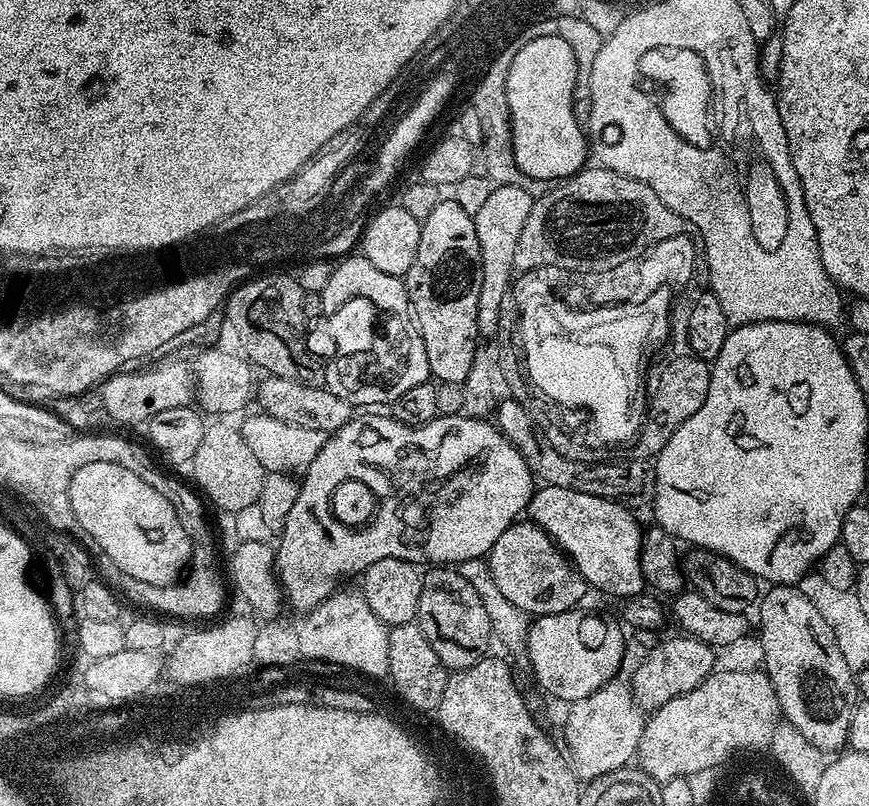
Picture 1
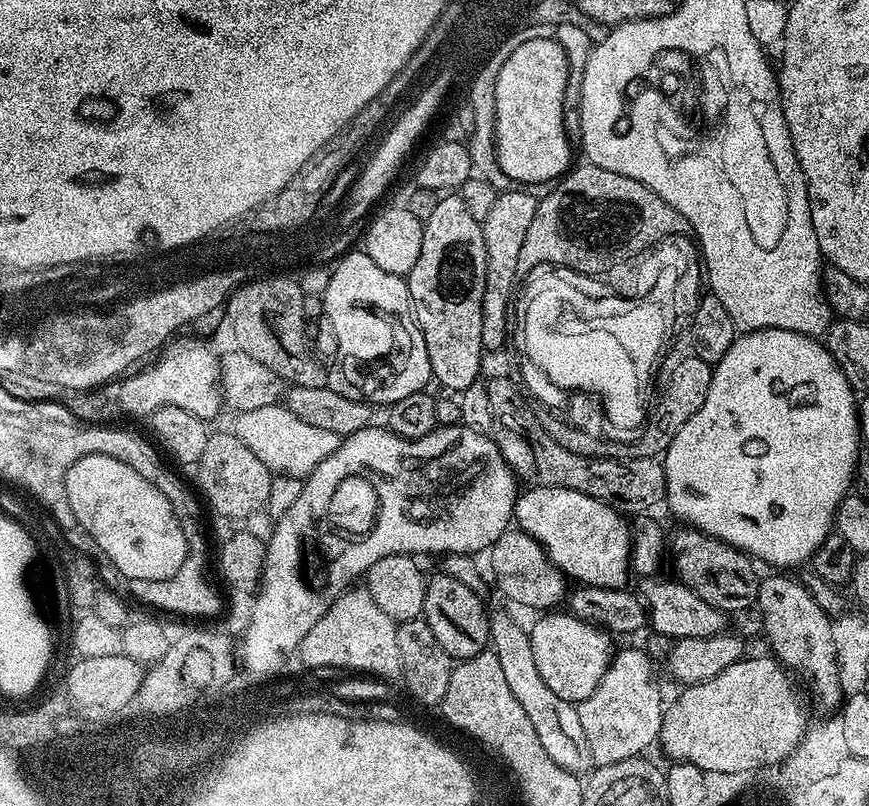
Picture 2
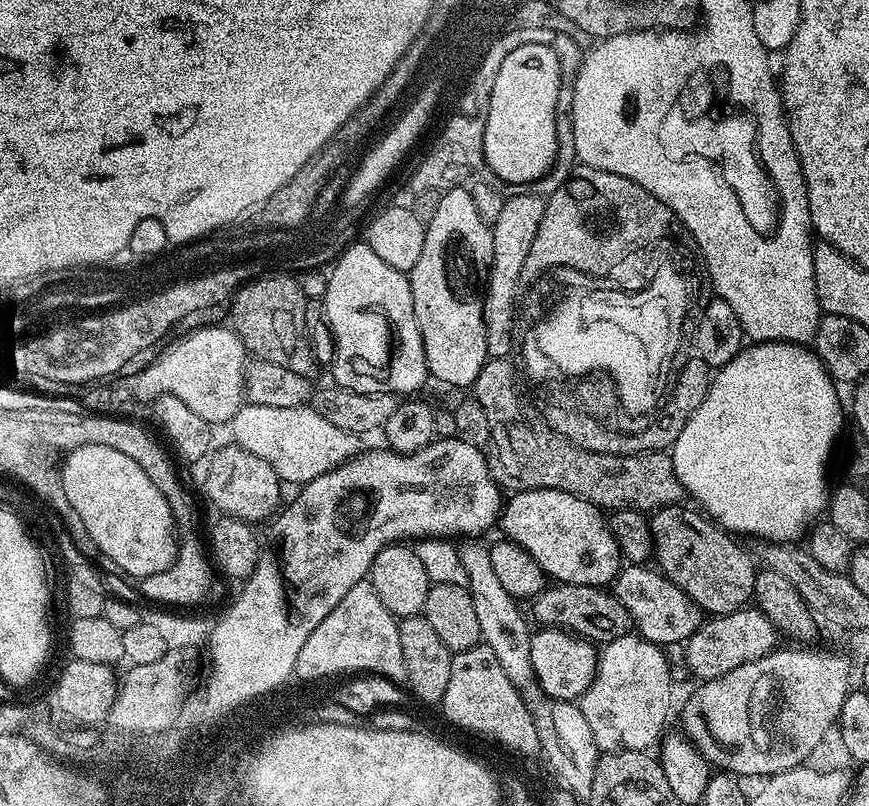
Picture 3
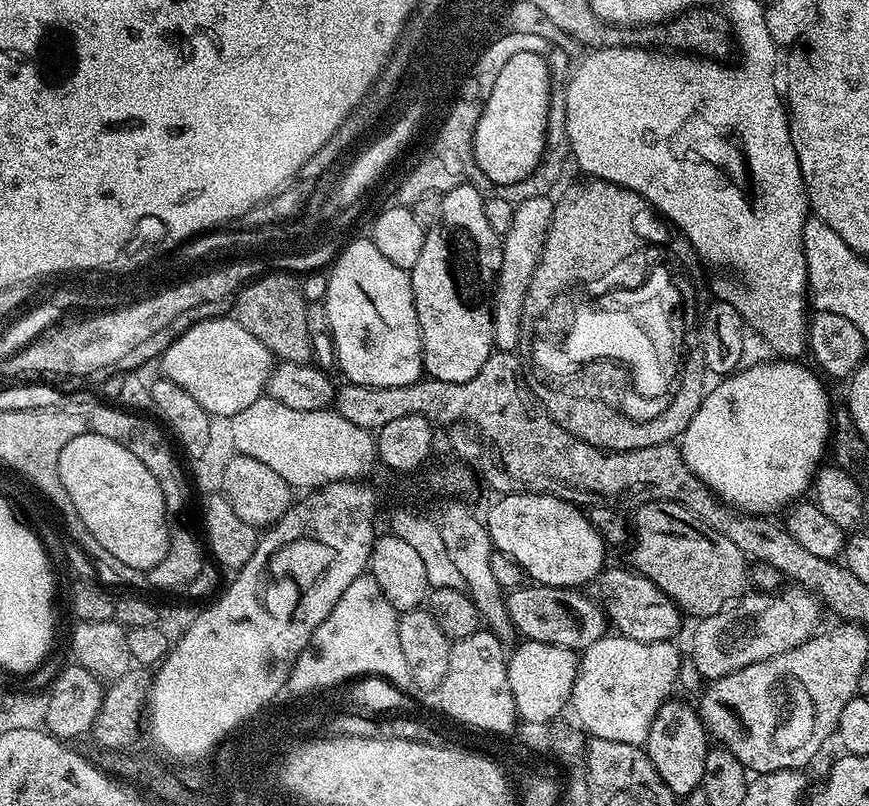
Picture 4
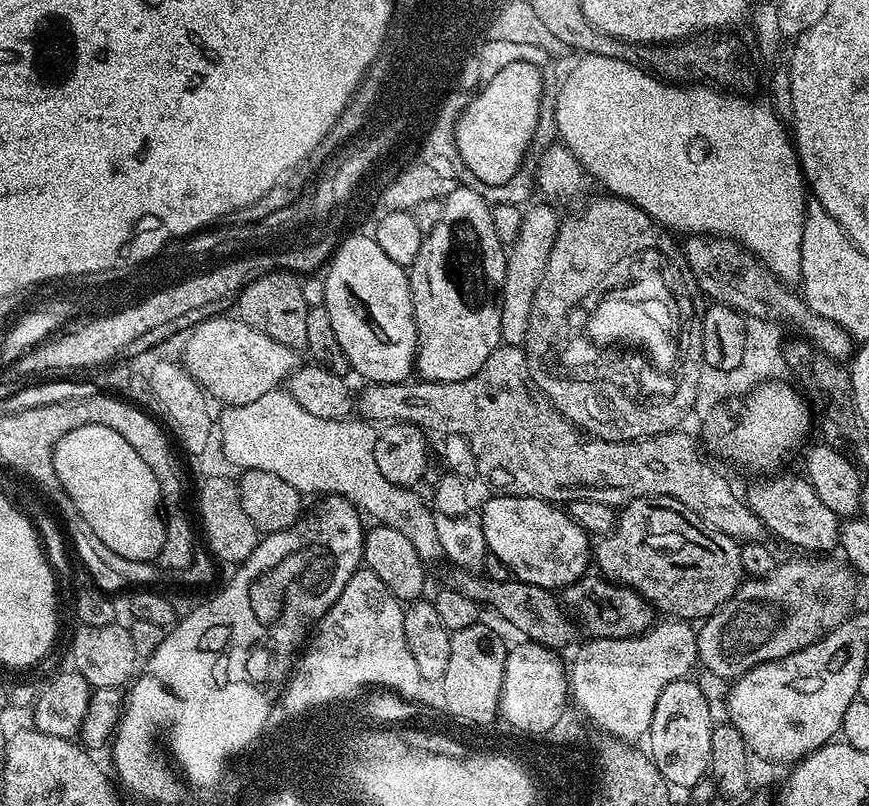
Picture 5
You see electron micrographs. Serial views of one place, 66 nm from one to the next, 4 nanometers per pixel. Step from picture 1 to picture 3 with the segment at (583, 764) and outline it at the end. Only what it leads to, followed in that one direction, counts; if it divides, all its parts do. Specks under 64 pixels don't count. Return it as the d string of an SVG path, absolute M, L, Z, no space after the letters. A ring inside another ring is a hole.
M629 634L612 640L599 649L596 661L596 677L584 691L578 703L586 722L594 733L594 742L601 753L643 752L651 749L661 739L672 708L672 668L664 657L665 649L644 640L638 634Z

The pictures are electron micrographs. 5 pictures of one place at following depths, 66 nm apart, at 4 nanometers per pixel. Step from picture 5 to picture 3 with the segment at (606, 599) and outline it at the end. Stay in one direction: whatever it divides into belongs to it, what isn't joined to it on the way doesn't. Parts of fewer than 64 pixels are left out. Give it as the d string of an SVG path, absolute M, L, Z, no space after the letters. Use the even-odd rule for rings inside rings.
M628 564L621 567L614 581L614 595L630 614L633 629L652 644L683 645L706 619L705 613L701 612L699 606L685 592L678 590L674 582L670 582L663 572L652 566Z

